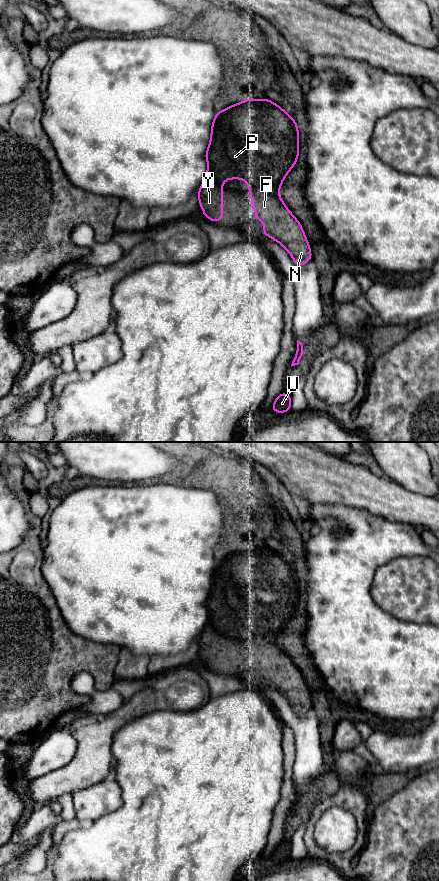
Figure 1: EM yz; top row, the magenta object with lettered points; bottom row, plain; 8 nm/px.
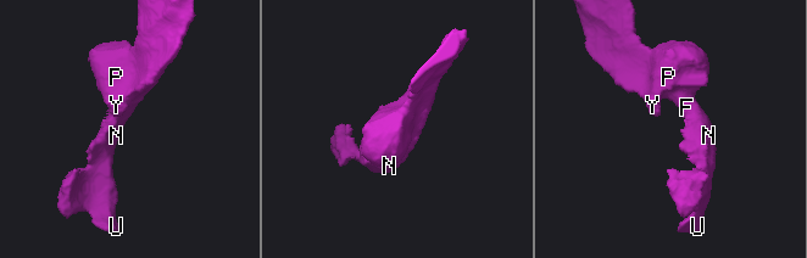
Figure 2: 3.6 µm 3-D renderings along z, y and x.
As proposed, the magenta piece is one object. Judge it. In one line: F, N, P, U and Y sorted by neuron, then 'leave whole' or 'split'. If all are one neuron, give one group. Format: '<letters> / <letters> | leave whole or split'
F N P U Y | leave whole

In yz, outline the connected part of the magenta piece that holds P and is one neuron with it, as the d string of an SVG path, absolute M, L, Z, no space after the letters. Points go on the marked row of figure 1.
M247 98L243 102L217 112L205 154L208 168L198 190L203 216L213 222L221 221L223 182L228 179L244 179L250 190L251 203L255 208L255 219L264 222L263 236L270 236L280 243L290 253L294 262L302 267L312 259L310 245L300 222L279 196L281 184L297 162L298 155L299 130L296 120L271 100Z

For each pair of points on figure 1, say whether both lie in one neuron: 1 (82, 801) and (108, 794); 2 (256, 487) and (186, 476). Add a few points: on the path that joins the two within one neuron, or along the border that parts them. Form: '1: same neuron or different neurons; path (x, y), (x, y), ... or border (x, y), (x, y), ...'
1: same neuron; path (88, 801), (96, 801), (102, 798)
2: same neuron; path (239, 487), (224, 476), (203, 476)

